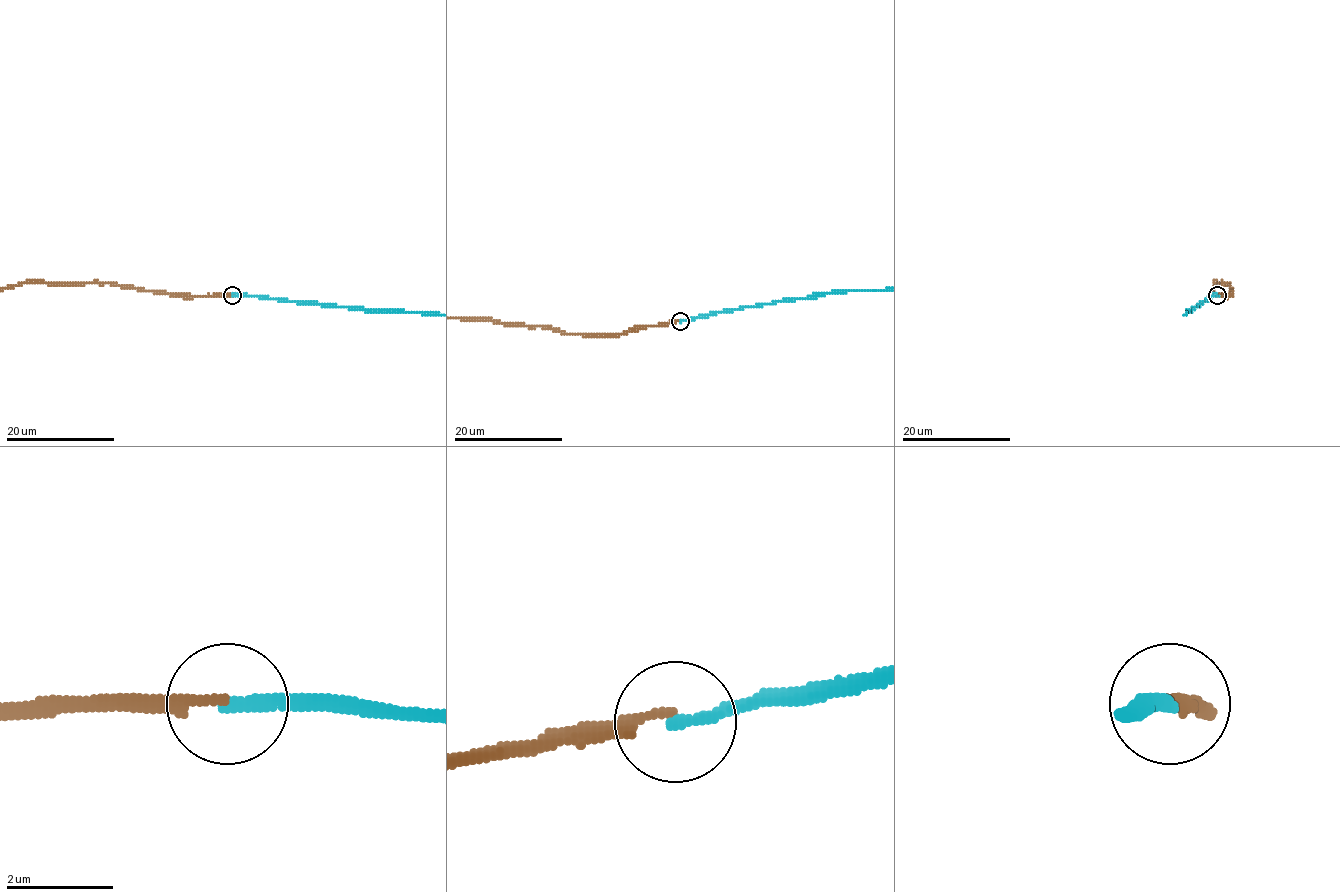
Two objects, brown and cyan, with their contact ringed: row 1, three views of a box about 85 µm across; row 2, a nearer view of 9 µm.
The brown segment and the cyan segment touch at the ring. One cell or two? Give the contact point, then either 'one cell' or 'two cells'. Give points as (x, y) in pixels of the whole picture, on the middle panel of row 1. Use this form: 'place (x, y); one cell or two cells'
place (680, 321); one cell

